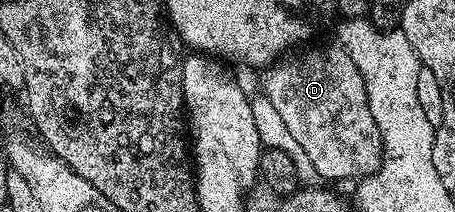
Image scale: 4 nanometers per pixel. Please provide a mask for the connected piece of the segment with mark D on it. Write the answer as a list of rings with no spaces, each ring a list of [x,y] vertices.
[[[337,44],[306,49],[310,48],[277,59],[265,71],[261,93],[280,112],[280,120],[288,127],[295,147],[302,149],[320,177],[361,180],[377,174],[382,166],[382,137],[376,120],[372,120],[372,108],[368,108],[368,92],[360,68]]]

